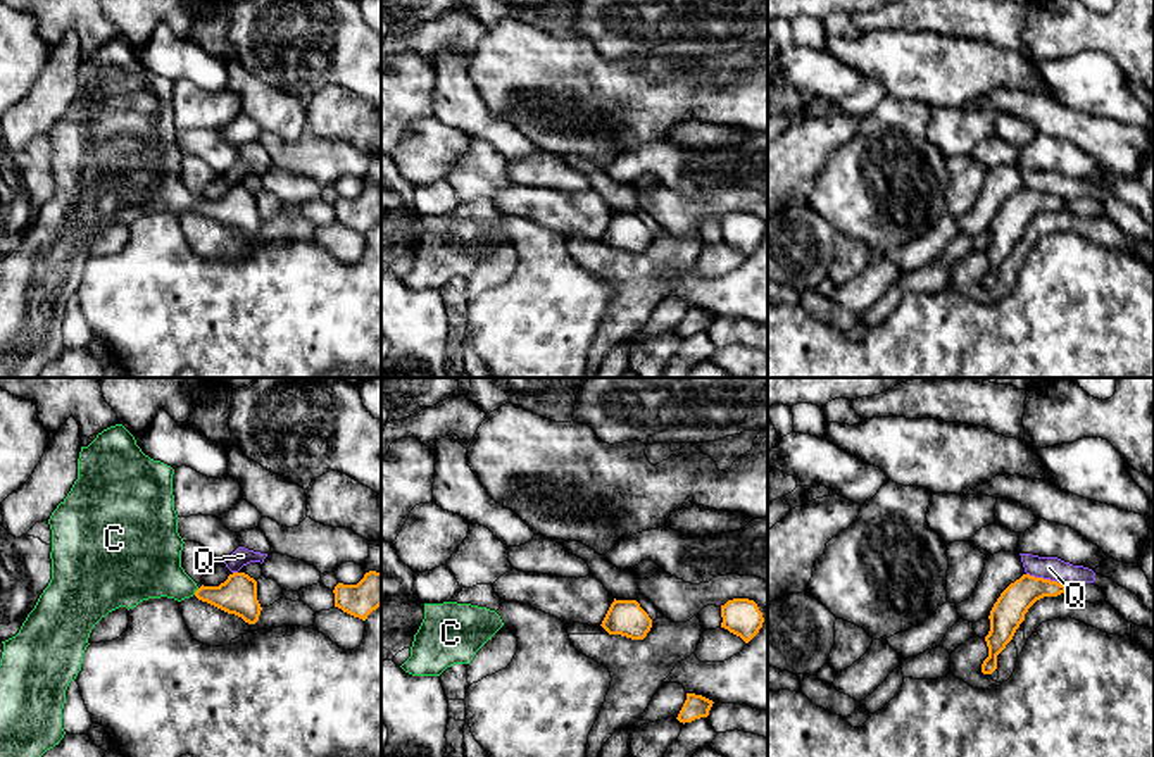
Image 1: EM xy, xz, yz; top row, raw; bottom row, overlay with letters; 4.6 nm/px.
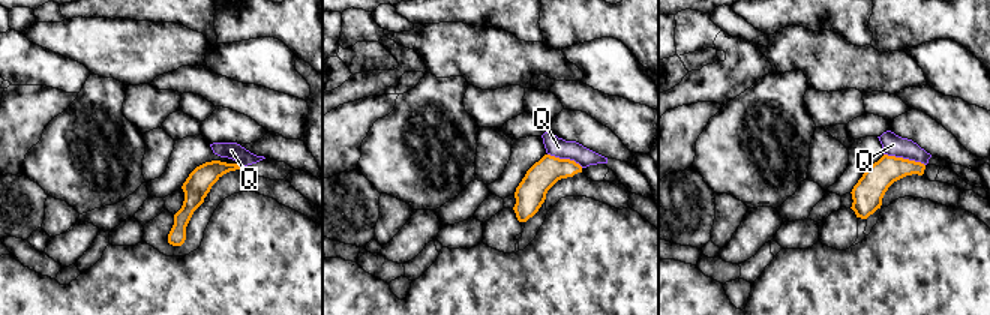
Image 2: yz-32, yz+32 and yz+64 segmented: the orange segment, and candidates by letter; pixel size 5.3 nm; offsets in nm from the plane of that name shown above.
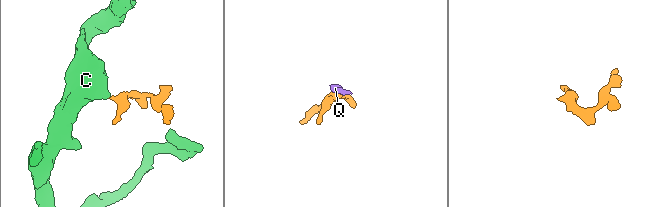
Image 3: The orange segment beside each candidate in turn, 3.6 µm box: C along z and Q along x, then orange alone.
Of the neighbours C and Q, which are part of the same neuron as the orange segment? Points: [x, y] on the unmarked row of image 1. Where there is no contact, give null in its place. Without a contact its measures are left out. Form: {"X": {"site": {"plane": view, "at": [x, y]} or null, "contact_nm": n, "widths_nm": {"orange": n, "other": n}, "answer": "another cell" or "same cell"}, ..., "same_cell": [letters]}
{"C": {"site": {"plane": "xy", "at": [195, 206]}, "contact_nm": 40, "widths_nm": {"orange": 180, "other": 300}, "answer": "same cell"}, "Q": {"site": {"plane": "yz", "at": [1047, 193]}, "contact_nm": 200, "widths_nm": {"orange": 160, "other": 110}, "answer": "another cell"}, "same_cell": ["C"]}

